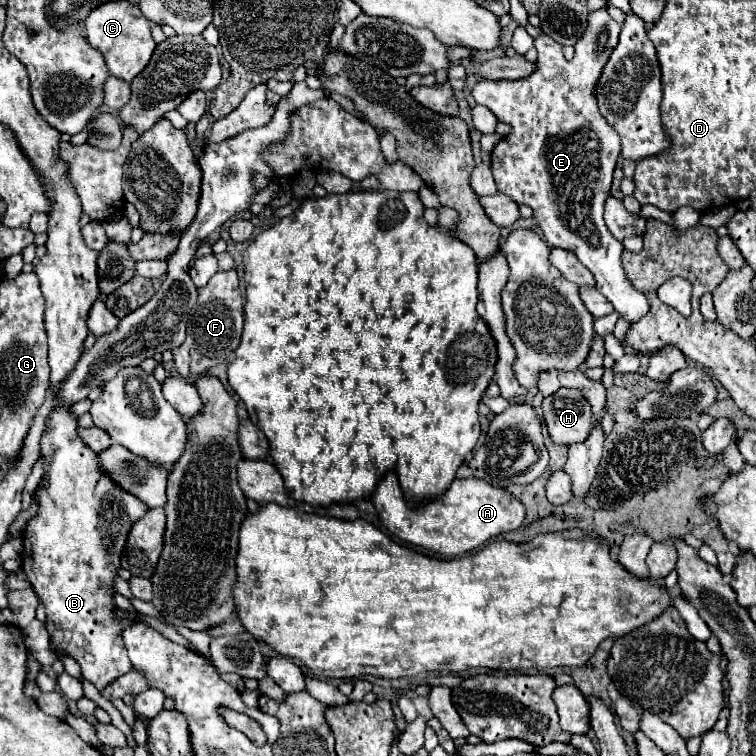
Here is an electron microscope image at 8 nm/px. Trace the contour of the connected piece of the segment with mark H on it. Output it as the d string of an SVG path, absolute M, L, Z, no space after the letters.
M560 388L556 394L544 398L542 418L556 444L574 444L586 440L588 432L596 426L592 406L580 392L572 388Z

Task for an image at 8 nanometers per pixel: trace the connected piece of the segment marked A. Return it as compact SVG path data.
M388 472L378 482L378 488L370 500L376 506L382 518L382 524L392 534L396 534L408 544L414 544L444 556L466 554L470 550L484 546L490 538L518 530L526 516L522 502L516 500L506 488L496 488L478 478L454 480L452 486L440 496L440 500L436 498L436 500L430 500L428 504L422 504L420 508L408 508L396 474Z

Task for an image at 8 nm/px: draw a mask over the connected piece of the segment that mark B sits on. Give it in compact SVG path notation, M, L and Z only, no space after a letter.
M58 408L52 412L48 432L42 440L42 454L46 456L46 486L38 494L40 512L24 530L24 572L46 606L46 630L54 648L72 656L82 668L82 680L92 682L98 690L108 686L114 678L132 670L124 652L120 632L132 624L130 620L118 620L112 614L112 586L120 568L120 554L126 544L132 524L148 512L148 506L136 496L118 488L100 468L98 454L92 452L78 438L78 420L70 414L70 408Z

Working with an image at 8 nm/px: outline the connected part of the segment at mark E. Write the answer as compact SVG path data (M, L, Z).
M606 6L588 14L588 28L584 36L576 42L574 60L566 62L562 56L562 46L556 44L550 36L540 34L534 38L534 46L538 50L538 62L532 76L522 80L478 80L472 88L472 96L478 104L488 106L500 122L508 122L512 126L512 134L500 138L500 142L492 150L492 172L498 186L498 192L510 196L516 204L526 204L532 208L538 226L544 232L544 238L550 246L570 250L578 256L578 260L592 272L596 280L596 288L614 304L618 314L628 322L638 322L648 312L648 300L638 292L624 274L622 268L622 242L612 238L608 232L602 212L604 202L610 196L612 172L620 154L620 138L608 122L600 116L596 106L594 88L598 76L608 62L608 56L618 44L620 24L608 14Z

